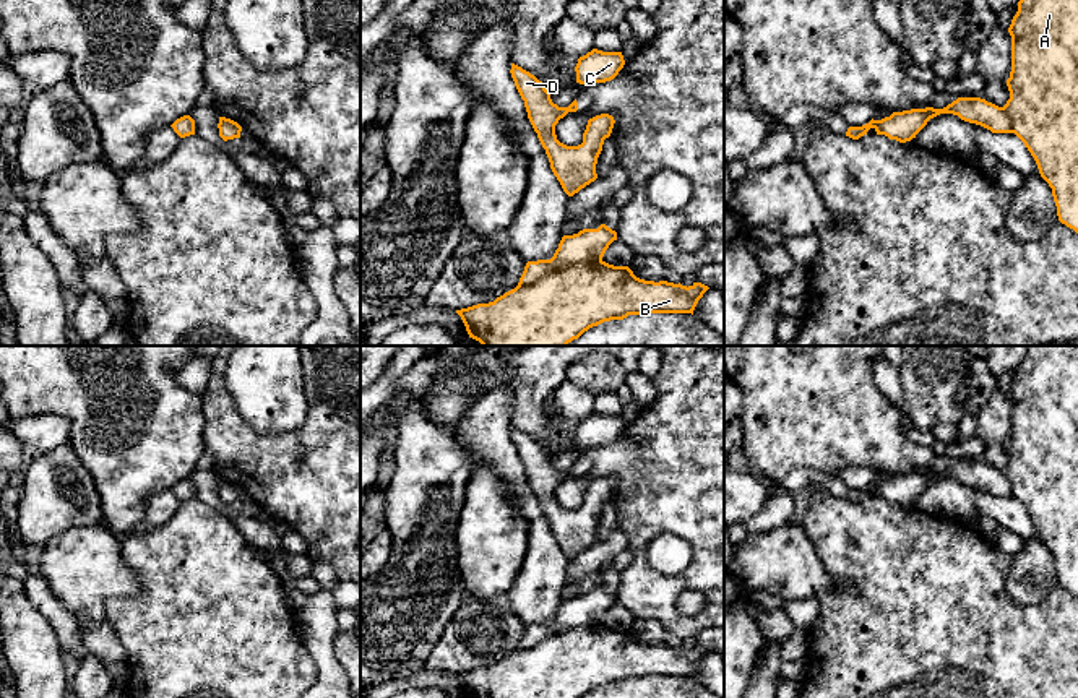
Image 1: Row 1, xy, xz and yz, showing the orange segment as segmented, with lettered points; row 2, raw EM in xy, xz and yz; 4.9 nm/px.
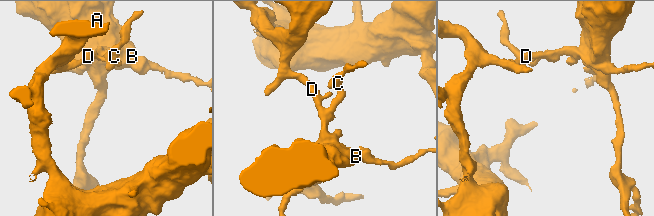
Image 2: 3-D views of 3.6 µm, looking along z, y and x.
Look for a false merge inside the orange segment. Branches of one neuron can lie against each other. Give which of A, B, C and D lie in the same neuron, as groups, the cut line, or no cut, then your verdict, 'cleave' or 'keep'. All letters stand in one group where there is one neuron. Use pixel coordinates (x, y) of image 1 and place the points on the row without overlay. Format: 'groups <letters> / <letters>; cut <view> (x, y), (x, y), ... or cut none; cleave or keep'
groups A B C / D; cut yz (888, 481), (887, 492), (882, 497); cleave

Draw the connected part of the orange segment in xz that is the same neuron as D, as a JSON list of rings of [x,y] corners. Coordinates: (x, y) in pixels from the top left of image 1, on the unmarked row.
[[[511,427],[510,437],[521,463],[524,464],[528,482],[537,497],[542,511],[549,513],[558,505],[555,498],[555,489],[558,484],[568,476],[578,474],[576,463],[568,471],[558,471],[552,466],[550,456],[545,453],[544,446],[534,438],[515,427]]]

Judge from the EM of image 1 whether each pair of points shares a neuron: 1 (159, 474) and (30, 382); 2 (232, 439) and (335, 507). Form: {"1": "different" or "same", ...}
{"1": "same", "2": "same"}

